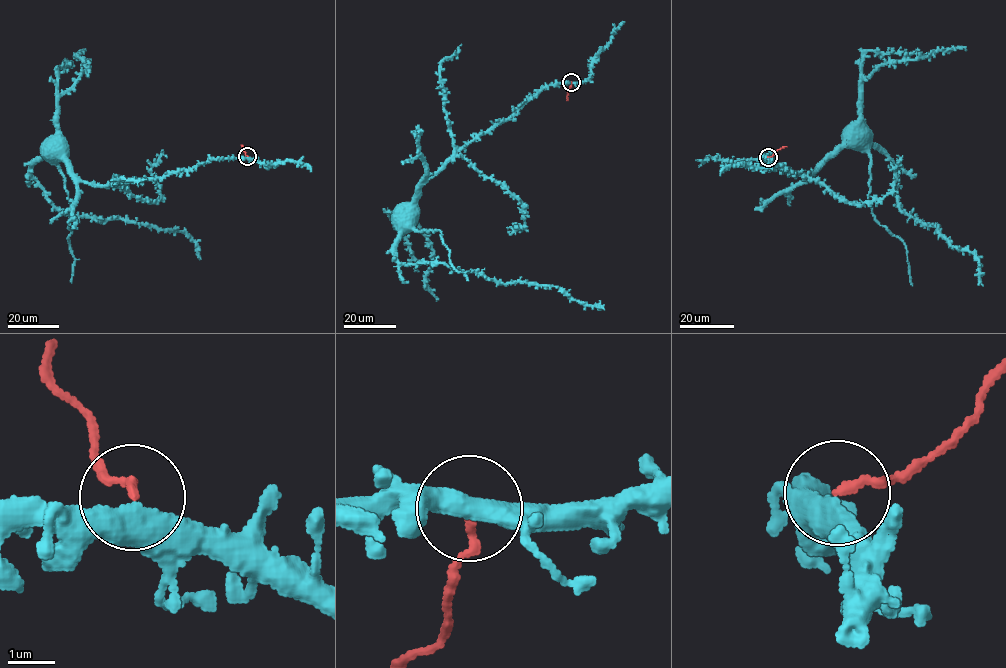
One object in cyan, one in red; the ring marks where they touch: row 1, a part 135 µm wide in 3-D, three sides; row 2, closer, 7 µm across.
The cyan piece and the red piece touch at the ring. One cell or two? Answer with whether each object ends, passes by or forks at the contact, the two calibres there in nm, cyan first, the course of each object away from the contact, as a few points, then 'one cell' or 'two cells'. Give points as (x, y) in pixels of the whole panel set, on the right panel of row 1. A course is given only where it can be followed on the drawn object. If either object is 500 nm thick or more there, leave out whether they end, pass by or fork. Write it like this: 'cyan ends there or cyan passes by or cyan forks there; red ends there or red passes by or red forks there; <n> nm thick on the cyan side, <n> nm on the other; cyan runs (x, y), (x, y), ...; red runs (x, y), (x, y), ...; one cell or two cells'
cyan passes by; red ends there; 480 nm thick on the cyan side, 170 nm on the other; cyan runs (768, 158), (764, 156), (767, 155), (784, 170), (813, 172), (834, 156), (845, 138); red runs (768, 157), (787, 146); two cells

